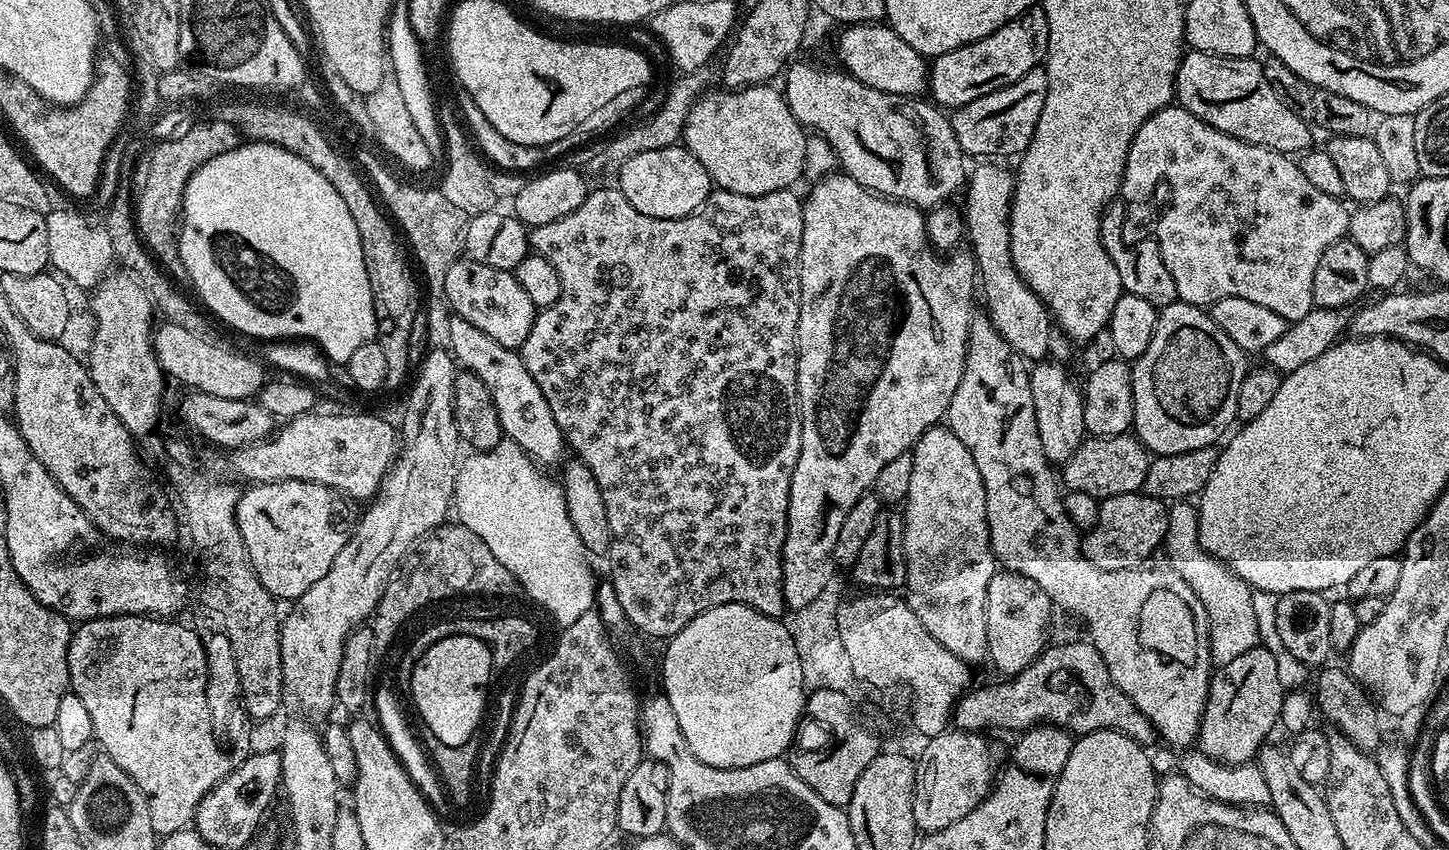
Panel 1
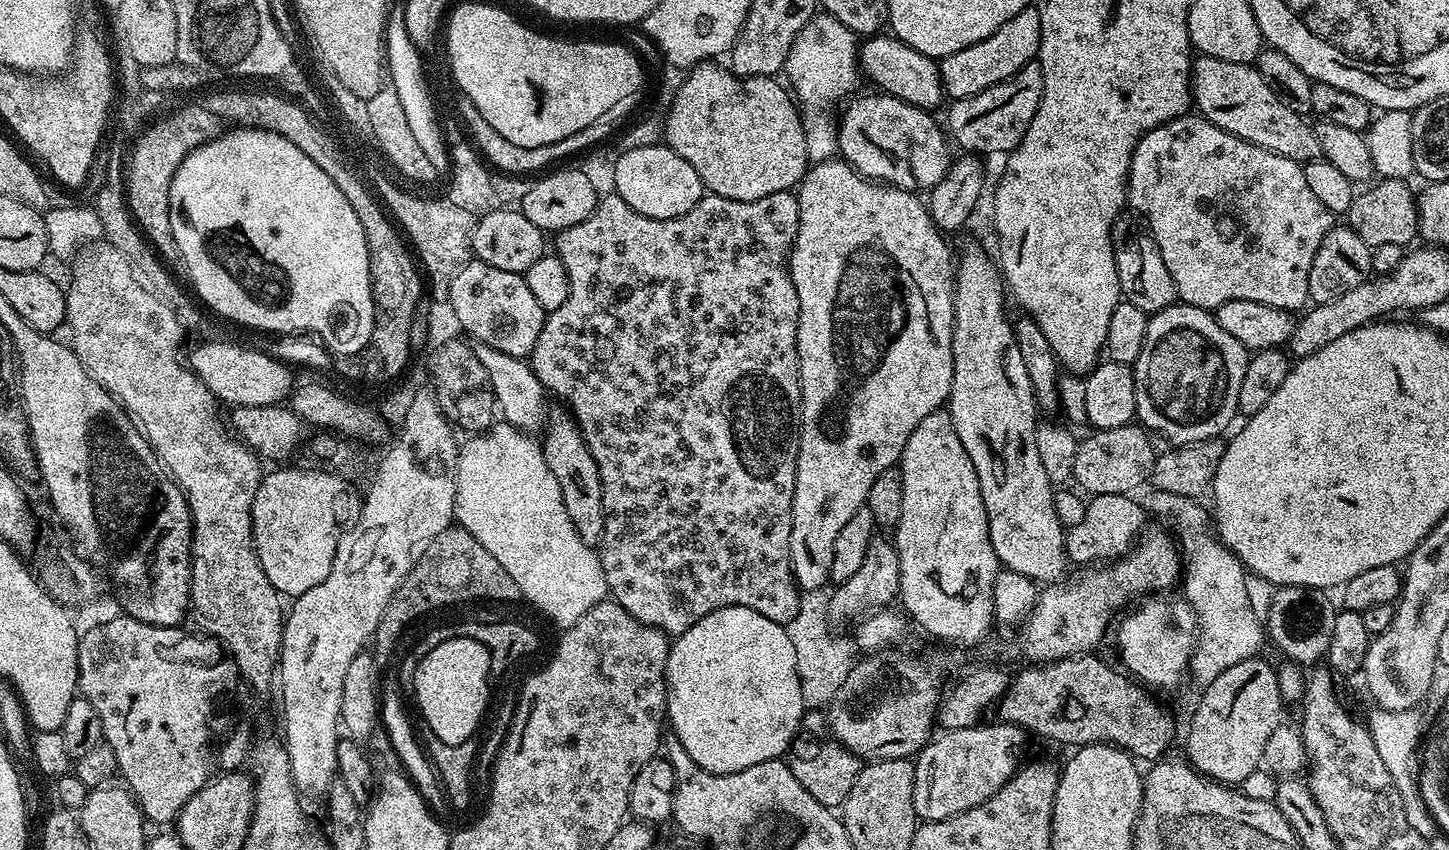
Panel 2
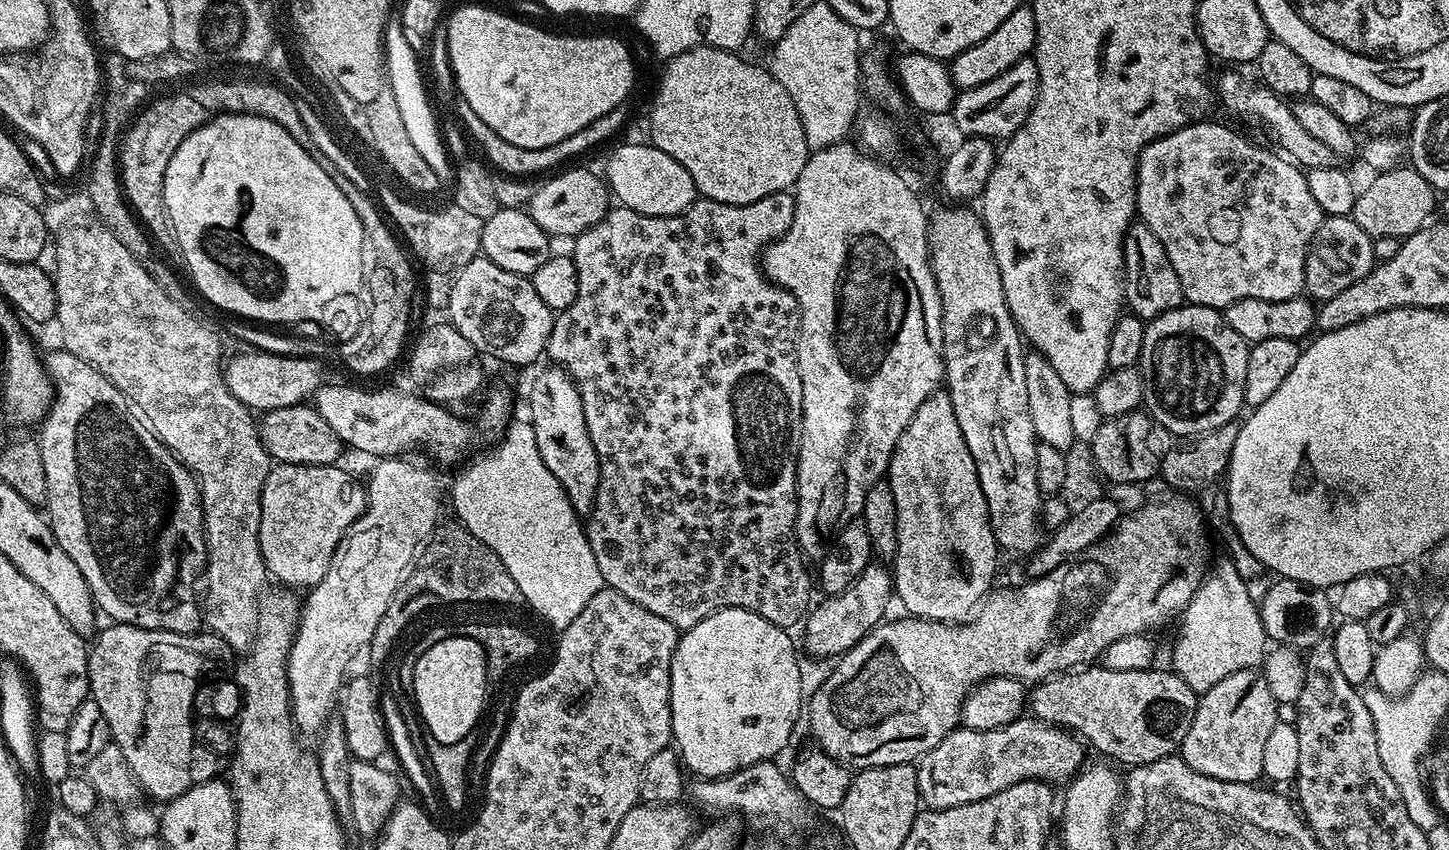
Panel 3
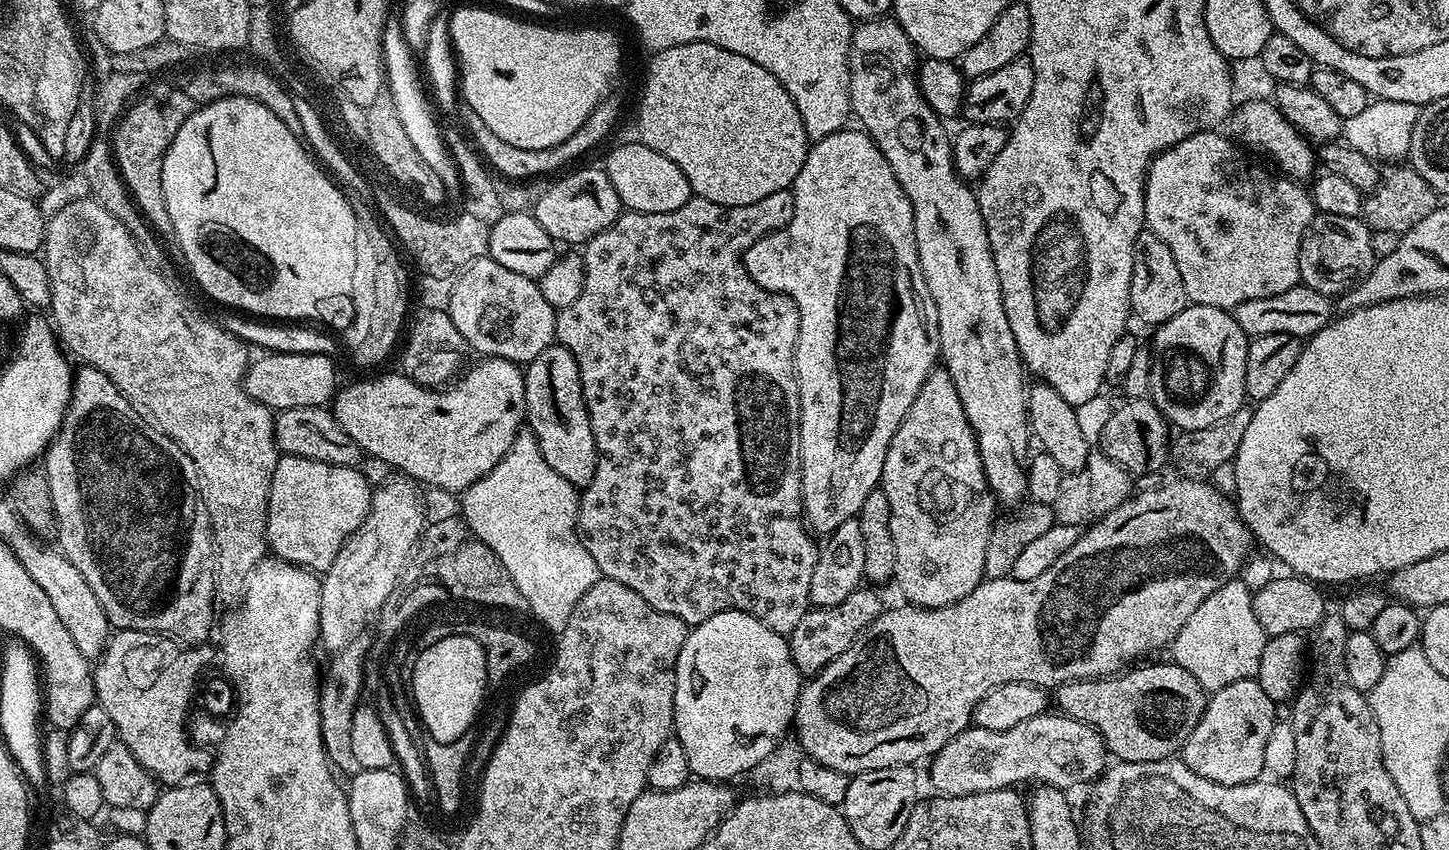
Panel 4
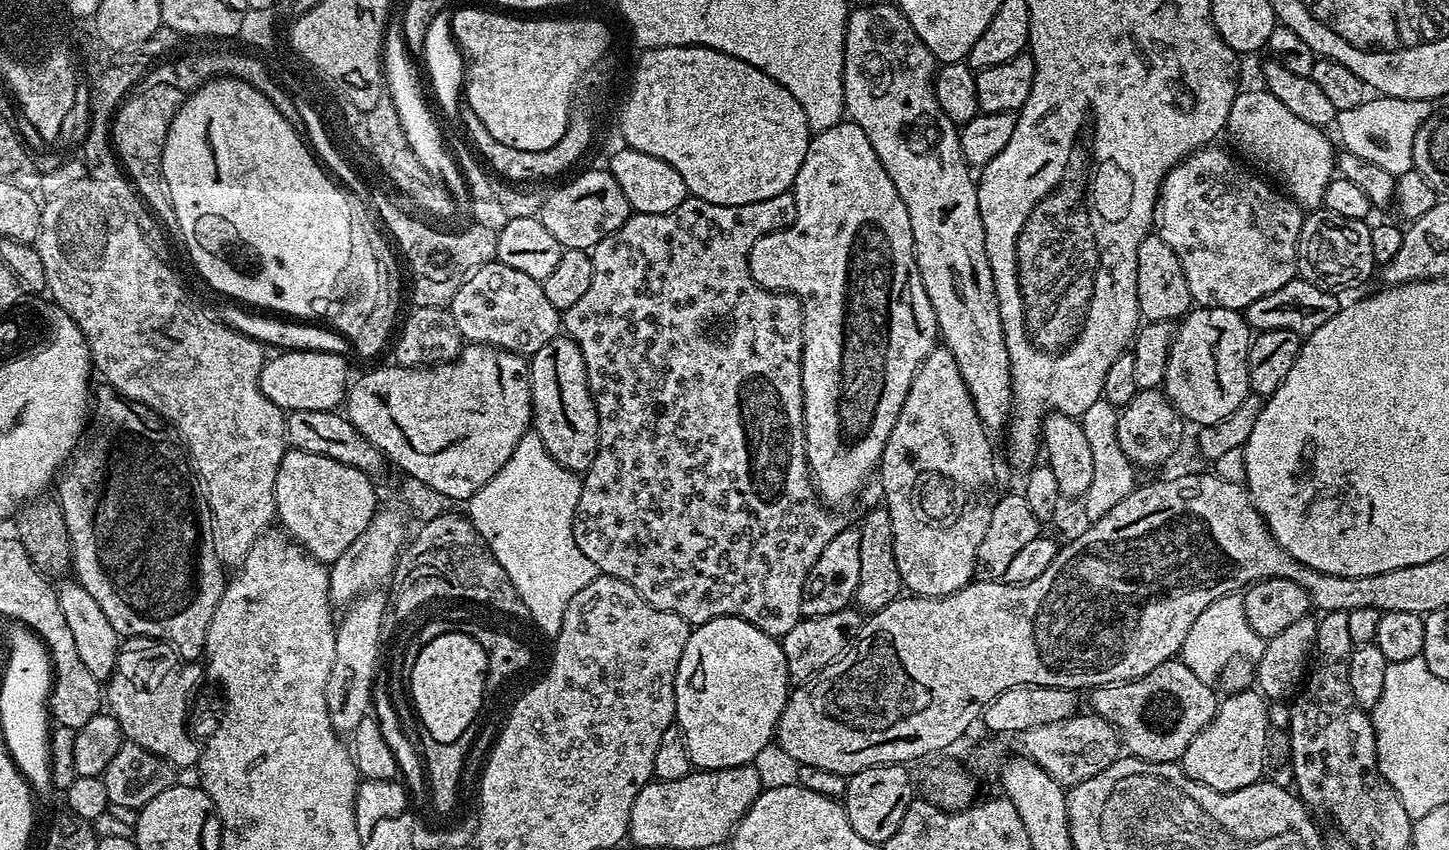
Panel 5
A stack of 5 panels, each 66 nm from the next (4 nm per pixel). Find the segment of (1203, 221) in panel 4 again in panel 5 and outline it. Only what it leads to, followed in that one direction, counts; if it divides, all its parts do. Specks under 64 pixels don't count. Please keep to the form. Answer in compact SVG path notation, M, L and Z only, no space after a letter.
M1216 147L1200 148L1184 160L1179 160L1168 171L1156 196L1152 223L1155 235L1160 236L1174 254L1178 254L1178 262L1182 262L1186 283L1190 286L1193 305L1246 310L1258 302L1258 298L1266 298L1266 294L1274 294L1274 290L1282 290L1286 282L1297 279L1296 247L1306 212L1263 175L1257 174L1251 167L1243 168L1235 155L1232 157Z

